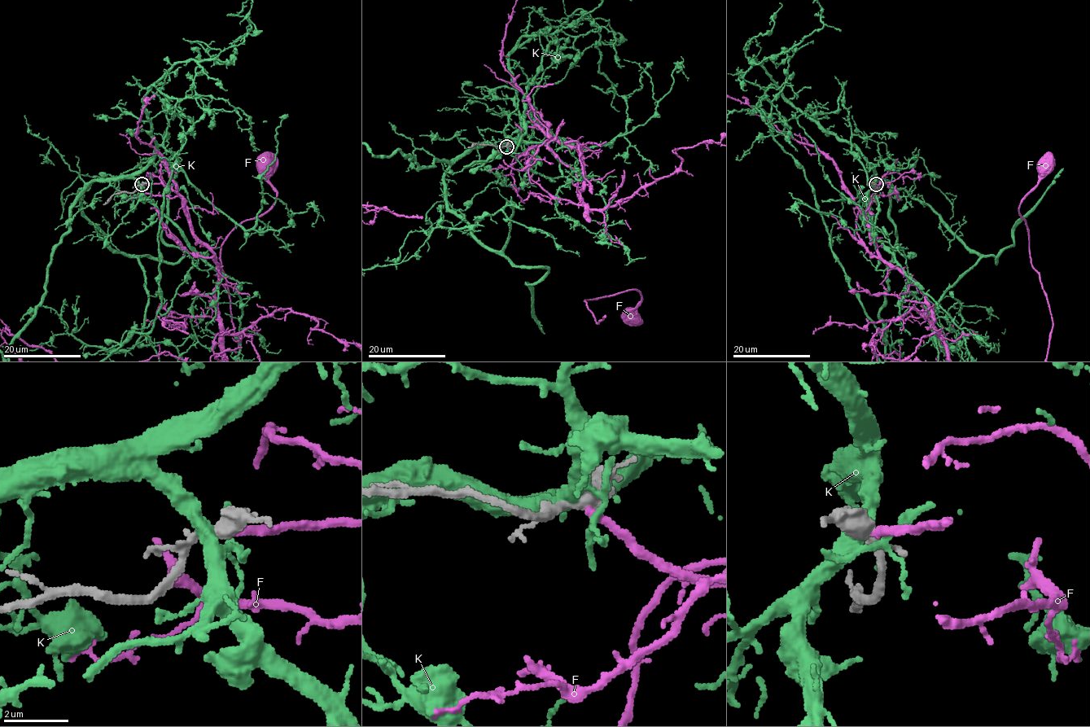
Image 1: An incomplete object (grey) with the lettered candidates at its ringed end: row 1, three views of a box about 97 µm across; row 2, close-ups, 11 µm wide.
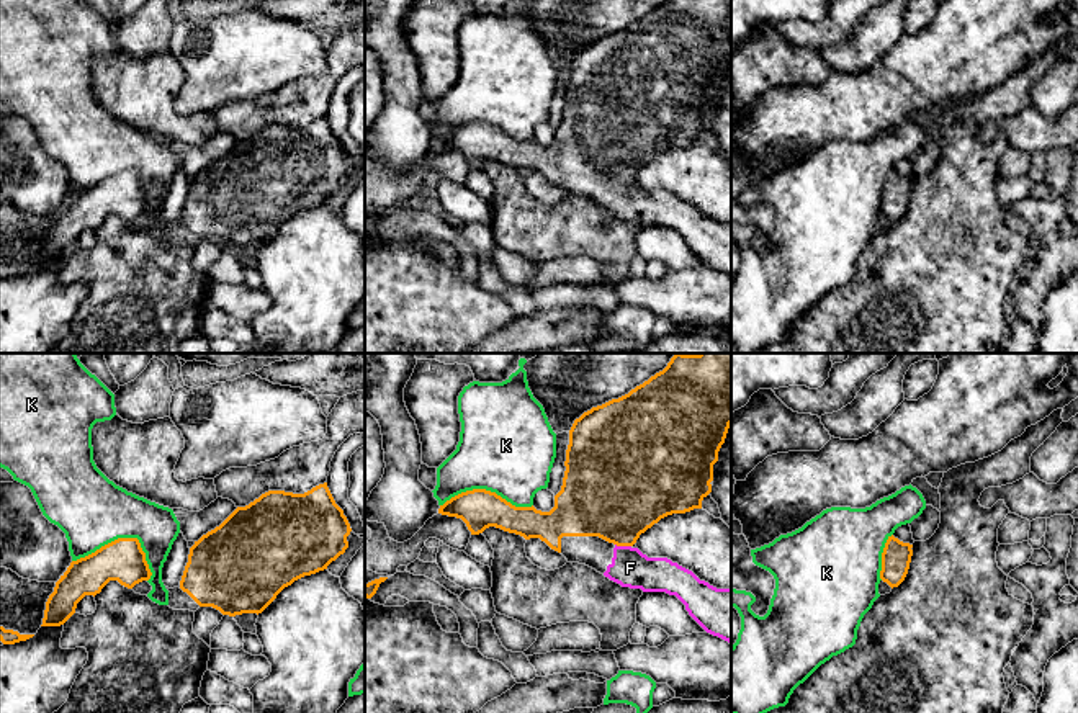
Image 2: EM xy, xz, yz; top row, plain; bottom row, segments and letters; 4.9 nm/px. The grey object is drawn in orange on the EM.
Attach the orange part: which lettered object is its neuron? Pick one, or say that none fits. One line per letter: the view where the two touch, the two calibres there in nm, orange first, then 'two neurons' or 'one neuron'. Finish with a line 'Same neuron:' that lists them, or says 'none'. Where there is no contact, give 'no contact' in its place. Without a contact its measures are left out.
F: xz | 440/190 nm | one neuron
K: xy | 220/360 nm | two neurons
Same neuron: F

